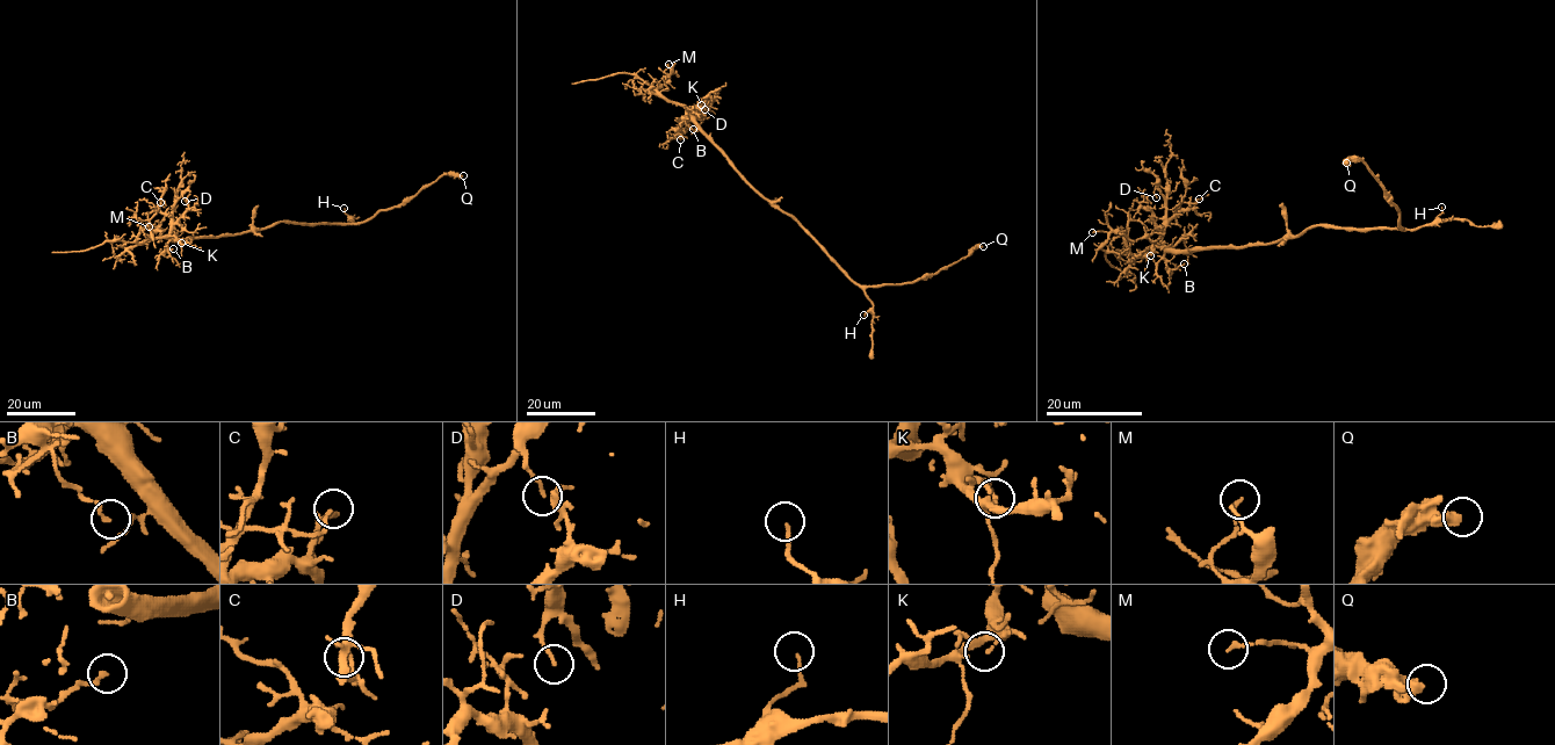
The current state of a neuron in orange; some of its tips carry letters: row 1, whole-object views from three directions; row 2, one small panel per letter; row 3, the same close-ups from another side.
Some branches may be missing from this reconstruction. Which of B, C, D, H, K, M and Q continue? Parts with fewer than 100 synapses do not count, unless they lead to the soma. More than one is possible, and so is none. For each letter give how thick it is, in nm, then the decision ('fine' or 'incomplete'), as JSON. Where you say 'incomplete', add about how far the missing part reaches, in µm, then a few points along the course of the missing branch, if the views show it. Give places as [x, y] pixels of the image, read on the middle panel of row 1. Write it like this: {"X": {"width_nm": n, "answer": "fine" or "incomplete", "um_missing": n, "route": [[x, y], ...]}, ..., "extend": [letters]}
{"B": {"width_nm": 160, "answer": "fine"}, "C": {"width_nm": 130, "answer": "fine"}, "D": {"width_nm": 130, "answer": "fine"}, "H": {"width_nm": 130, "answer": "fine"}, "K": {"width_nm": 80, "answer": "fine"}, "M": {"width_nm": 140, "answer": "fine"}, "Q": {"width_nm": 280, "answer": "fine"}, "extend": []}

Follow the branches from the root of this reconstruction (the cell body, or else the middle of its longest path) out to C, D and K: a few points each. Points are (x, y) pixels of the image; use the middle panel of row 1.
C: (774, 208), (740, 173), (691, 114), (679, 125), (680, 139)
D: (774, 208), (691, 115), (695, 116), (704, 109)
K: (774, 208), (698, 124), (688, 108), (701, 105)

